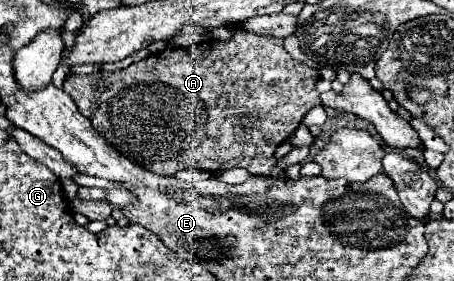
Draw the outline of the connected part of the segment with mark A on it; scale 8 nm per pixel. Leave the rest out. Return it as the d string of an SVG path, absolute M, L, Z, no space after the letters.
M239 25L231 27L231 31L235 37L227 43L203 41L187 49L167 47L123 71L99 71L93 75L71 73L65 77L65 91L93 127L109 139L115 151L157 175L175 175L187 167L209 173L245 167L251 175L269 177L277 165L277 145L293 135L311 107L321 105L319 93L315 91L319 71L295 61L283 49L283 39L253 35Z

